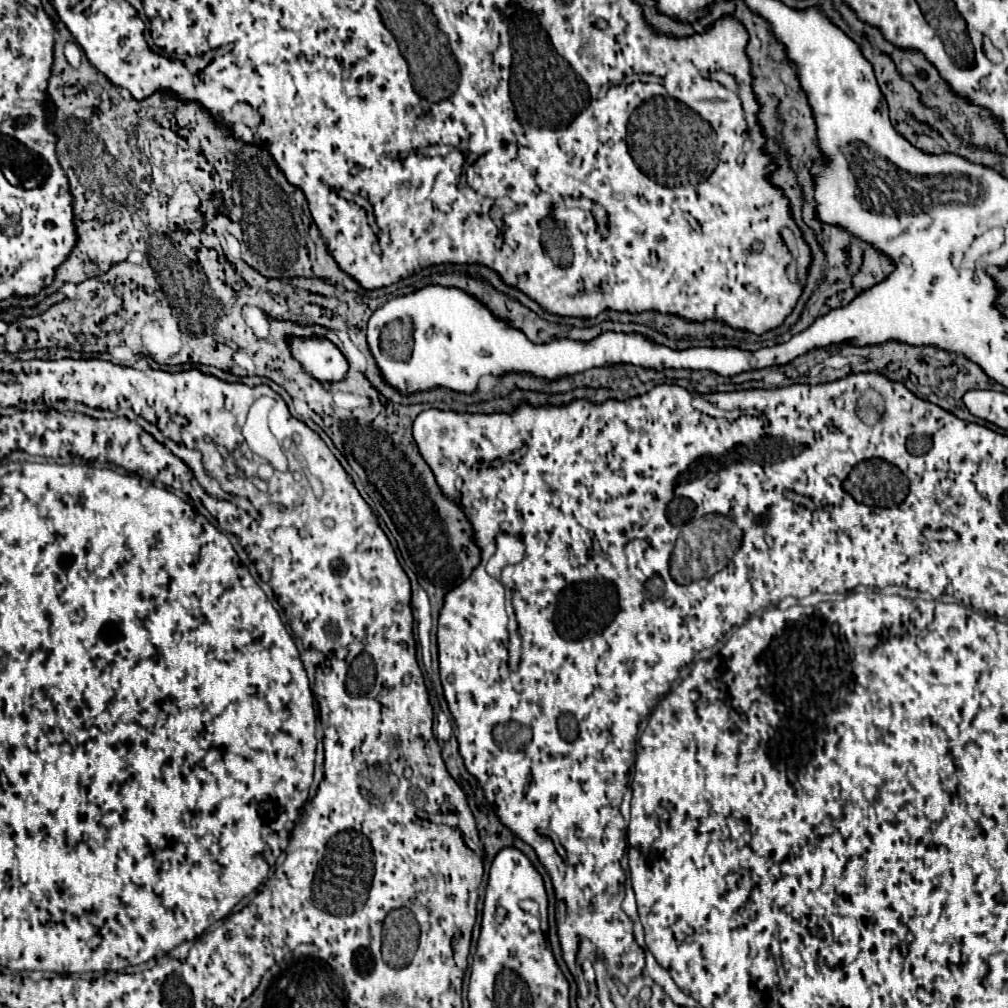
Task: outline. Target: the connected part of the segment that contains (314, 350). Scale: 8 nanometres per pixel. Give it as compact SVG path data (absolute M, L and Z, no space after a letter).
M289 336L285 342L291 348L291 356L301 364L301 368L321 384L339 382L347 378L349 362L331 340L315 336L313 338Z

